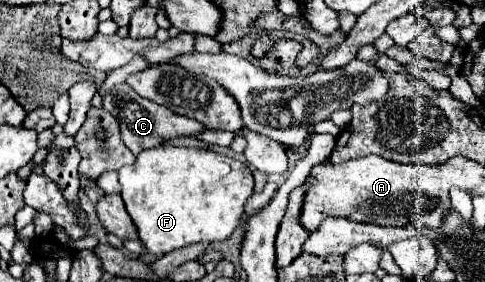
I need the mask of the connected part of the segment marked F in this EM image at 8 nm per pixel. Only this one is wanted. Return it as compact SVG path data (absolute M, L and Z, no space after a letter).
M194 147L146 149L134 165L126 165L118 173L124 205L138 227L140 241L152 255L166 255L194 243L226 241L244 225L244 203L254 193L254 177L246 163Z

